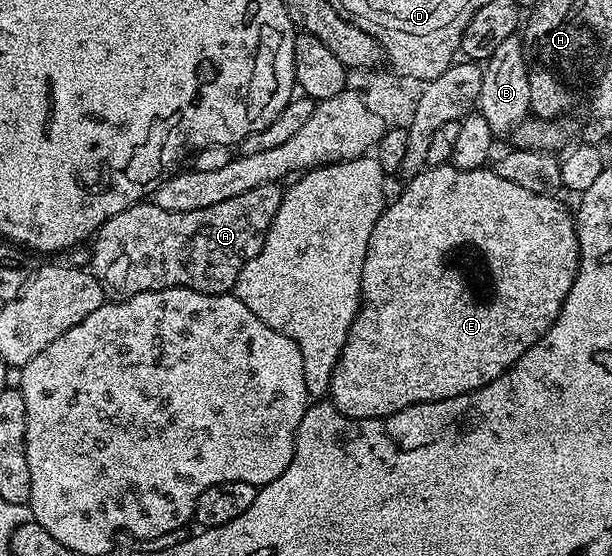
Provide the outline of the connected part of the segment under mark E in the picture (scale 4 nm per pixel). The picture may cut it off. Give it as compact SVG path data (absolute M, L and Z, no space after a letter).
M454 165L427 167L406 180L403 192L384 206L373 225L369 245L365 249L365 265L361 269L361 293L359 312L349 329L347 343L341 349L341 357L333 369L329 401L345 417L350 419L384 419L409 405L432 403L452 399L489 385L501 377L529 348L542 339L545 332L557 321L565 297L579 272L579 238L575 232L572 212L566 211L555 195L529 193L505 177L497 177L493 169L457 169Z

